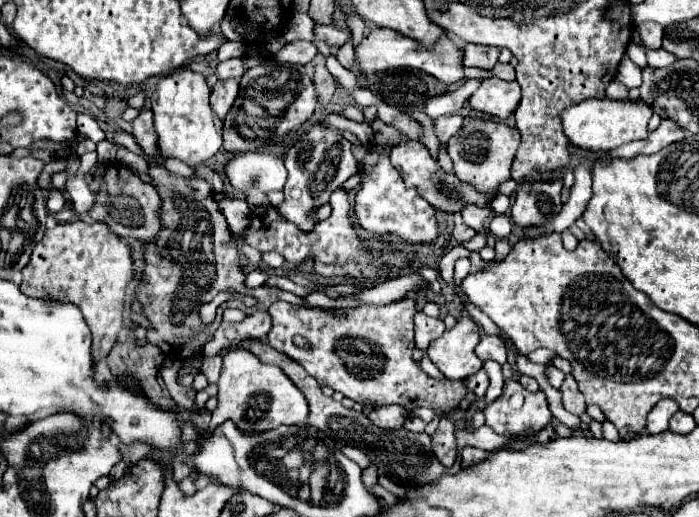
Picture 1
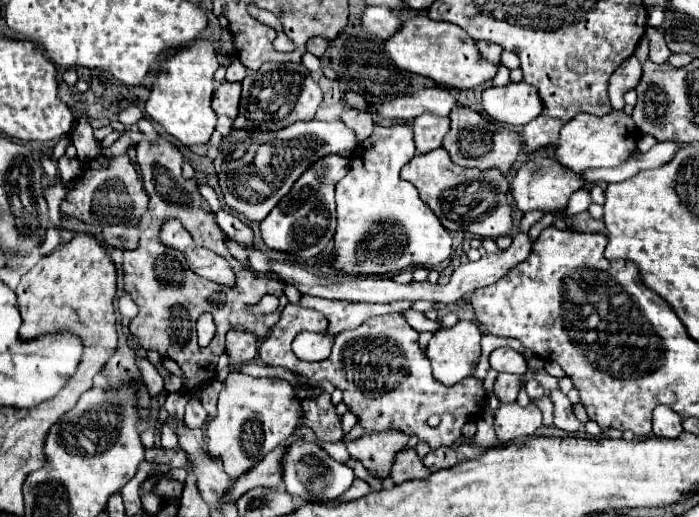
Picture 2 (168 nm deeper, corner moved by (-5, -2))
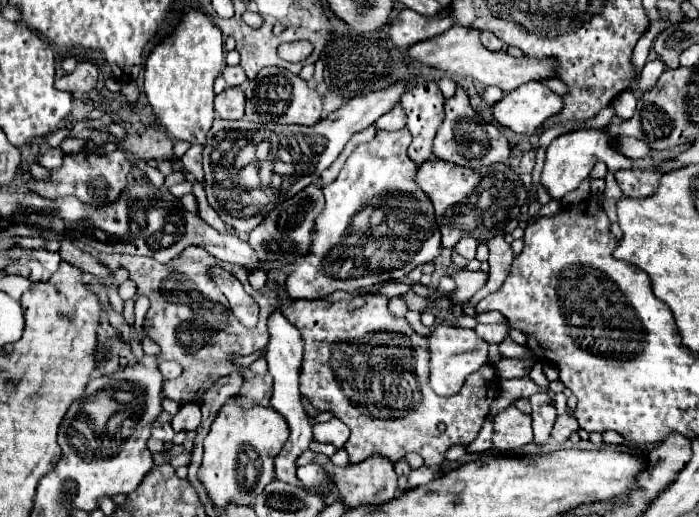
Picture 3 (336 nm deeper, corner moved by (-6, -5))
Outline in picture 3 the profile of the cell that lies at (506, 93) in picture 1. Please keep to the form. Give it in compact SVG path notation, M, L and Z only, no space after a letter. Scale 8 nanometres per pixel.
M540 82L522 84L492 106L494 118L518 134L534 134L544 120L560 110L562 98Z

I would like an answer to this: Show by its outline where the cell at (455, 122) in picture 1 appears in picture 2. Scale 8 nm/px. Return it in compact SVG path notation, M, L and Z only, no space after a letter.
M423 113L413 119L415 147L419 153L429 153L441 147L445 133L449 131L449 117L435 117L433 113Z

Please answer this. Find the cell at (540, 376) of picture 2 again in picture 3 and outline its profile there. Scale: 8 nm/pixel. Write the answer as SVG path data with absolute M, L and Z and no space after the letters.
M506 338L498 348L500 348L500 352L502 352L504 358L508 358L508 356L512 356L512 358L524 358L530 352L526 346L516 344L512 338Z

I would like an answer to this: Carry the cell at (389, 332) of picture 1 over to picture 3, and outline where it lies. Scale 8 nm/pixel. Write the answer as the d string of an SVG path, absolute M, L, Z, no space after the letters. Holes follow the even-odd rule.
M364 296L356 300L294 300L282 308L286 320L300 330L304 340L304 358L300 372L302 394L318 410L330 410L350 428L350 438L344 444L350 462L360 462L370 454L388 456L392 462L402 460L408 452L416 452L424 458L424 464L438 468L446 460L446 452L454 444L470 444L480 432L490 404L494 398L494 366L484 364L462 386L462 392L450 398L438 396L430 384L430 354L426 338L418 336L412 326L408 330L406 320L396 320L388 312L388 300L384 296ZM438 424L446 424L446 432L438 432Z

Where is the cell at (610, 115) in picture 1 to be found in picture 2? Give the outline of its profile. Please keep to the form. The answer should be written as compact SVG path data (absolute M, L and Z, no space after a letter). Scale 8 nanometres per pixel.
M611 111L605 117L587 117L585 113L581 117L575 117L569 121L569 125L561 127L561 135L555 147L555 159L561 167L569 167L573 173L581 175L587 169L597 167L617 167L629 159L629 155L635 151L637 131L631 127L631 117L627 117L623 111Z

